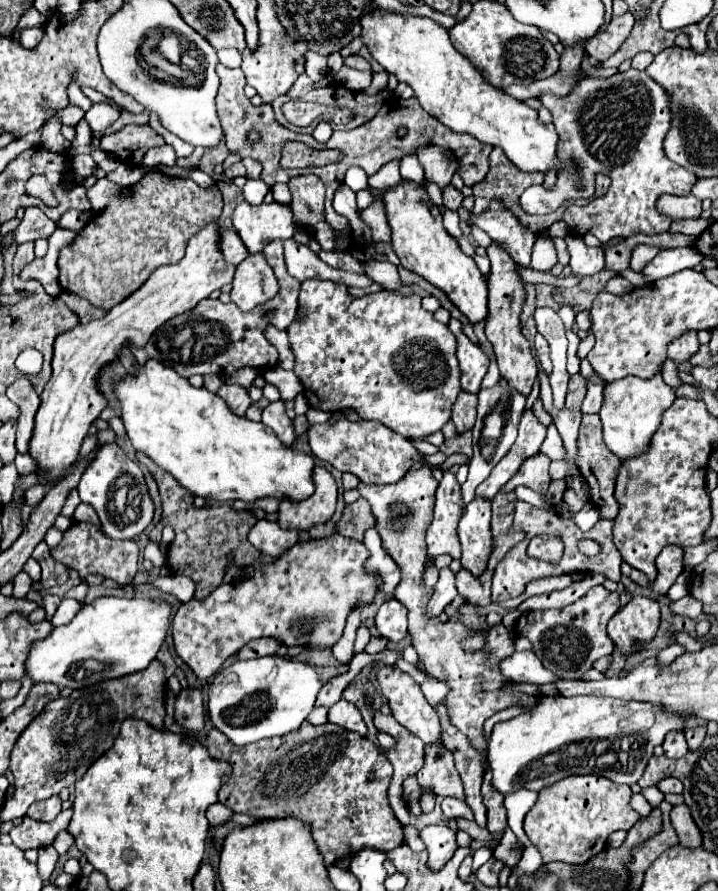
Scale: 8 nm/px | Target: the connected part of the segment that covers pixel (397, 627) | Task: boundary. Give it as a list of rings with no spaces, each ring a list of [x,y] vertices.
[[[391,599],[389,603],[383,603],[379,607],[379,613],[375,617],[377,629],[387,637],[389,641],[401,641],[407,635],[407,615],[405,605],[397,599]]]

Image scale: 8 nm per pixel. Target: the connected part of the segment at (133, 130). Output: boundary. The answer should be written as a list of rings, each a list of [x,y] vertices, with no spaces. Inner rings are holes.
[[[125,125],[121,131],[105,135],[101,139],[103,151],[115,155],[121,161],[131,161],[131,163],[141,163],[143,155],[151,147],[159,145],[165,145],[165,141],[149,125]]]

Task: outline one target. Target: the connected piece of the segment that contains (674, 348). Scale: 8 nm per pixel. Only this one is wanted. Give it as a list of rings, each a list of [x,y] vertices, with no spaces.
[[[689,331],[689,333],[681,335],[679,339],[675,339],[675,341],[669,345],[667,357],[669,357],[673,363],[685,363],[685,361],[689,361],[697,351],[699,351],[697,333]]]

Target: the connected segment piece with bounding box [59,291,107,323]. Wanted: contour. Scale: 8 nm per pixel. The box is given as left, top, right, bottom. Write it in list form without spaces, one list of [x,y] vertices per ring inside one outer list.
[[[63,293],[63,295],[59,295],[65,303],[67,303],[67,307],[79,317],[79,323],[89,323],[89,321],[93,321],[93,319],[99,319],[99,317],[103,317],[107,311],[103,311],[103,309],[99,309],[99,307],[93,307],[87,299],[81,299],[81,297],[77,297],[77,295],[73,295],[73,293]]]

